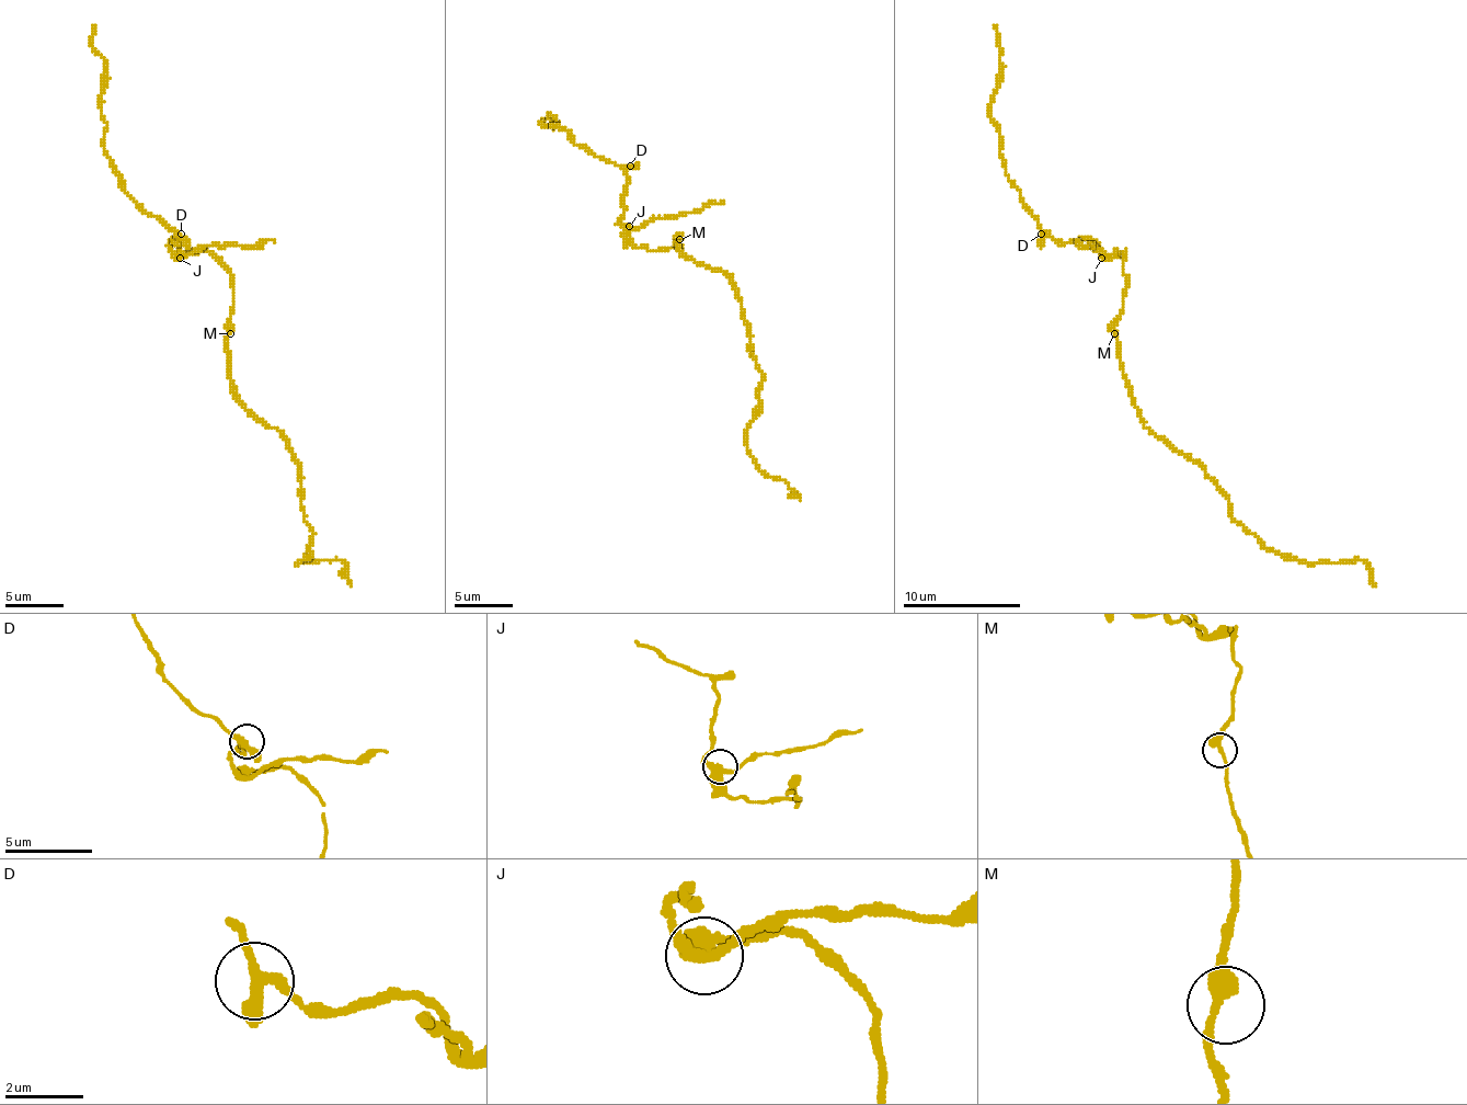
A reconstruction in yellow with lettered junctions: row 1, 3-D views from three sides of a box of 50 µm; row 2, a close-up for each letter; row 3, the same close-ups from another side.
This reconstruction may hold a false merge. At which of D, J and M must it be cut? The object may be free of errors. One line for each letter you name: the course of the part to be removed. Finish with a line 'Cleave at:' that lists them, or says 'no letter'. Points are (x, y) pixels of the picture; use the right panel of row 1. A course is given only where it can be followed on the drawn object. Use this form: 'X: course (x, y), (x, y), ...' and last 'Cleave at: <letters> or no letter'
J: course (1102, 258), (1102, 251), (1093, 246), (1076, 242)
Cleave at: J

